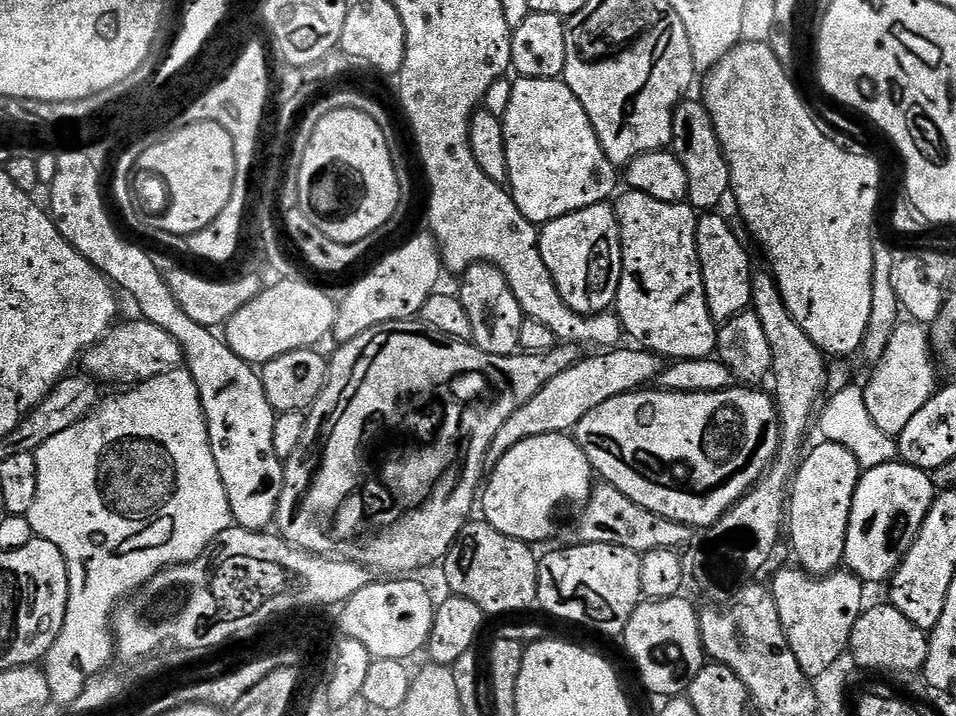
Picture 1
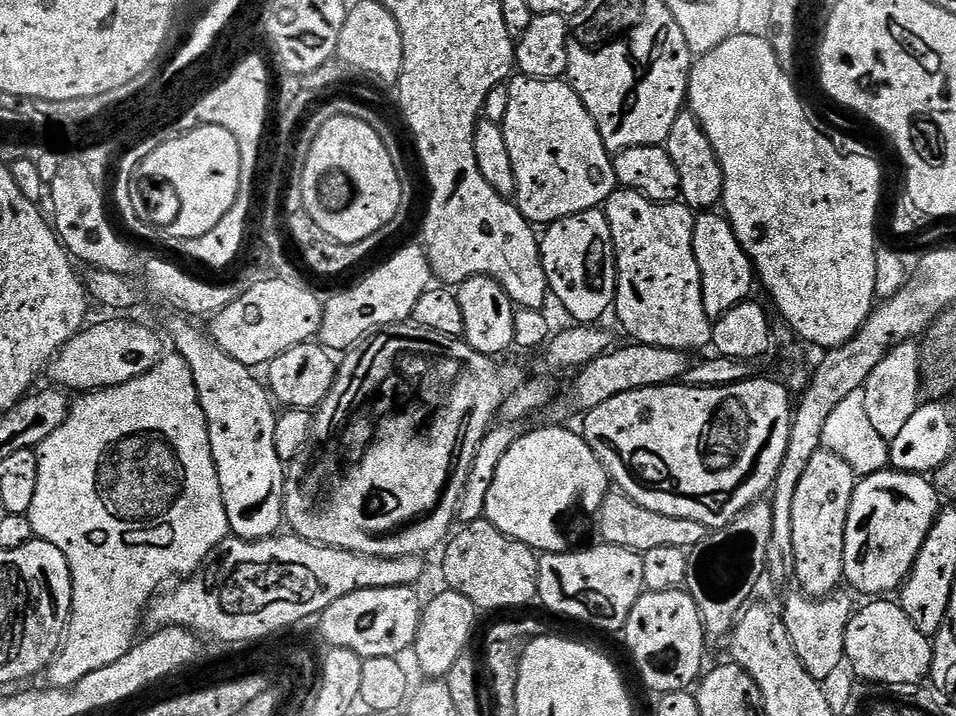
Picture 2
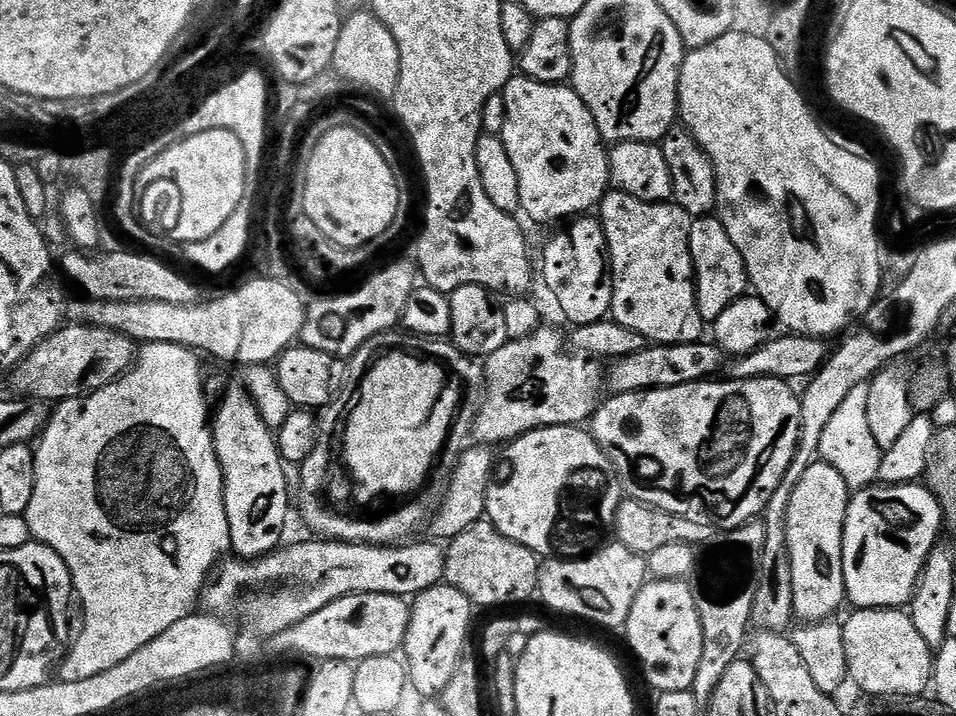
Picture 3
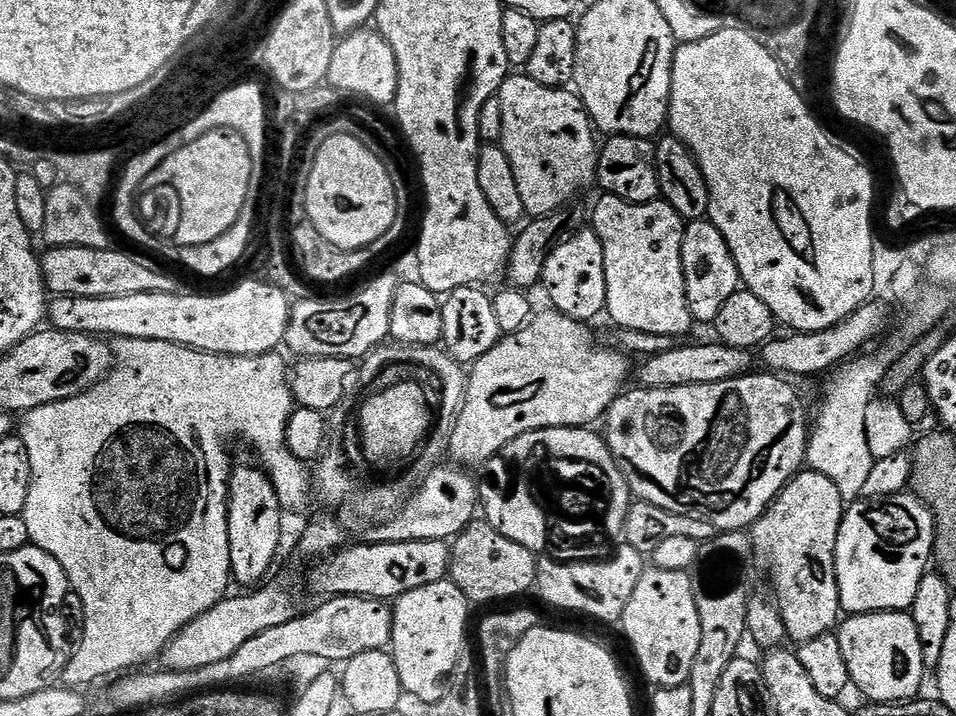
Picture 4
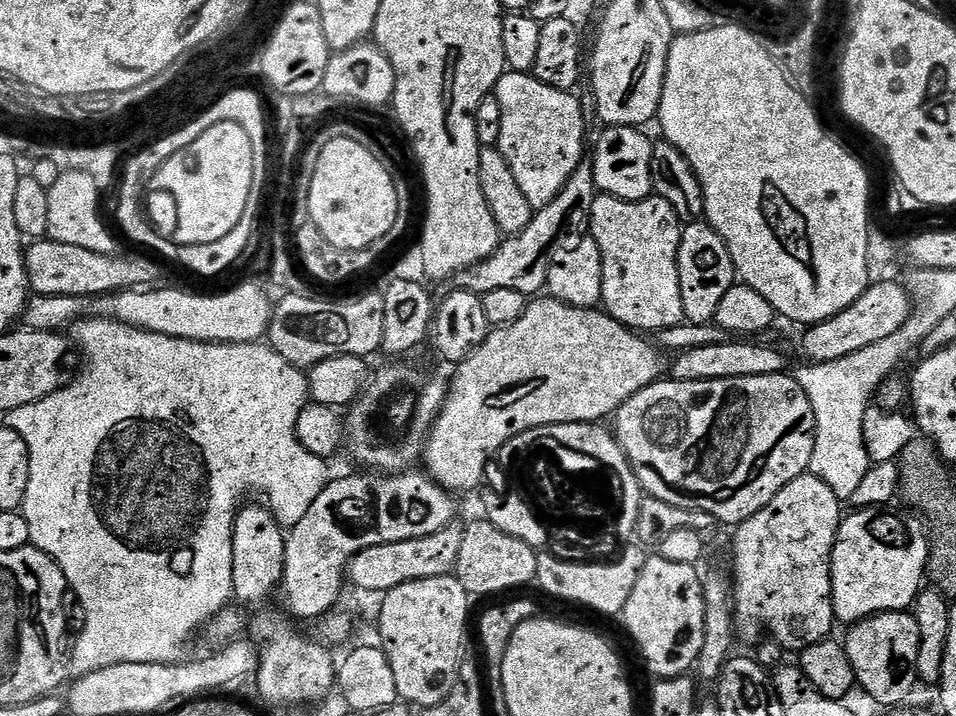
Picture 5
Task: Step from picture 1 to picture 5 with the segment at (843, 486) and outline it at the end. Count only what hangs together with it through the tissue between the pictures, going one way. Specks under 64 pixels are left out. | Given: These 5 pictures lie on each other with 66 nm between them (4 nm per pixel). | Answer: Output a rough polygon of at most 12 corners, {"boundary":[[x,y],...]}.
{"boundary":[[820,476],[735,525],[734,624],[833,635],[842,502]]}

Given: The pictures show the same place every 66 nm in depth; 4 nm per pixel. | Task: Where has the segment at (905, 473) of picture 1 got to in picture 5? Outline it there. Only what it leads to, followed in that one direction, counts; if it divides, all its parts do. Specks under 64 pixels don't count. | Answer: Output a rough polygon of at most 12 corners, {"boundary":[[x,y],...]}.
{"boundary":[[845,515],[832,605],[851,626],[911,609],[928,566],[919,515]]}

